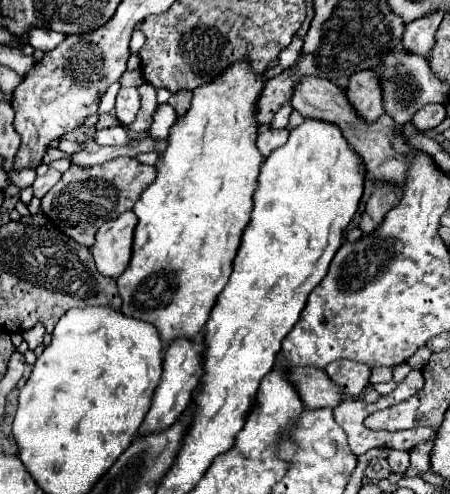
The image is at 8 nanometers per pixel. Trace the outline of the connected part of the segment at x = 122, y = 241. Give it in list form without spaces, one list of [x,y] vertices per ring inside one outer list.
[[[123,212],[123,216],[103,224],[97,232],[97,240],[91,246],[95,266],[103,276],[119,278],[131,262],[133,232],[137,226],[135,212]]]

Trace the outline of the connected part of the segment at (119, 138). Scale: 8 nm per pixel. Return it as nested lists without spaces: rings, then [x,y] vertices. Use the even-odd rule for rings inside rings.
[[[119,126],[119,128],[105,128],[95,132],[93,140],[97,140],[97,144],[103,144],[103,146],[125,146],[131,142],[131,136],[123,126]]]

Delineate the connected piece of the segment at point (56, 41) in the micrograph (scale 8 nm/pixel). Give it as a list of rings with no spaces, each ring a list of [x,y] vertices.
[[[33,27],[29,30],[30,45],[47,53],[56,48],[64,39],[65,35],[49,29]]]

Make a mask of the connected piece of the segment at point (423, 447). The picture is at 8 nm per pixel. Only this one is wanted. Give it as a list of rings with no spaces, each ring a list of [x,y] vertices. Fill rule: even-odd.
[[[433,442],[419,444],[409,451],[410,466],[405,471],[404,477],[420,476],[431,469],[429,453],[433,447]]]

